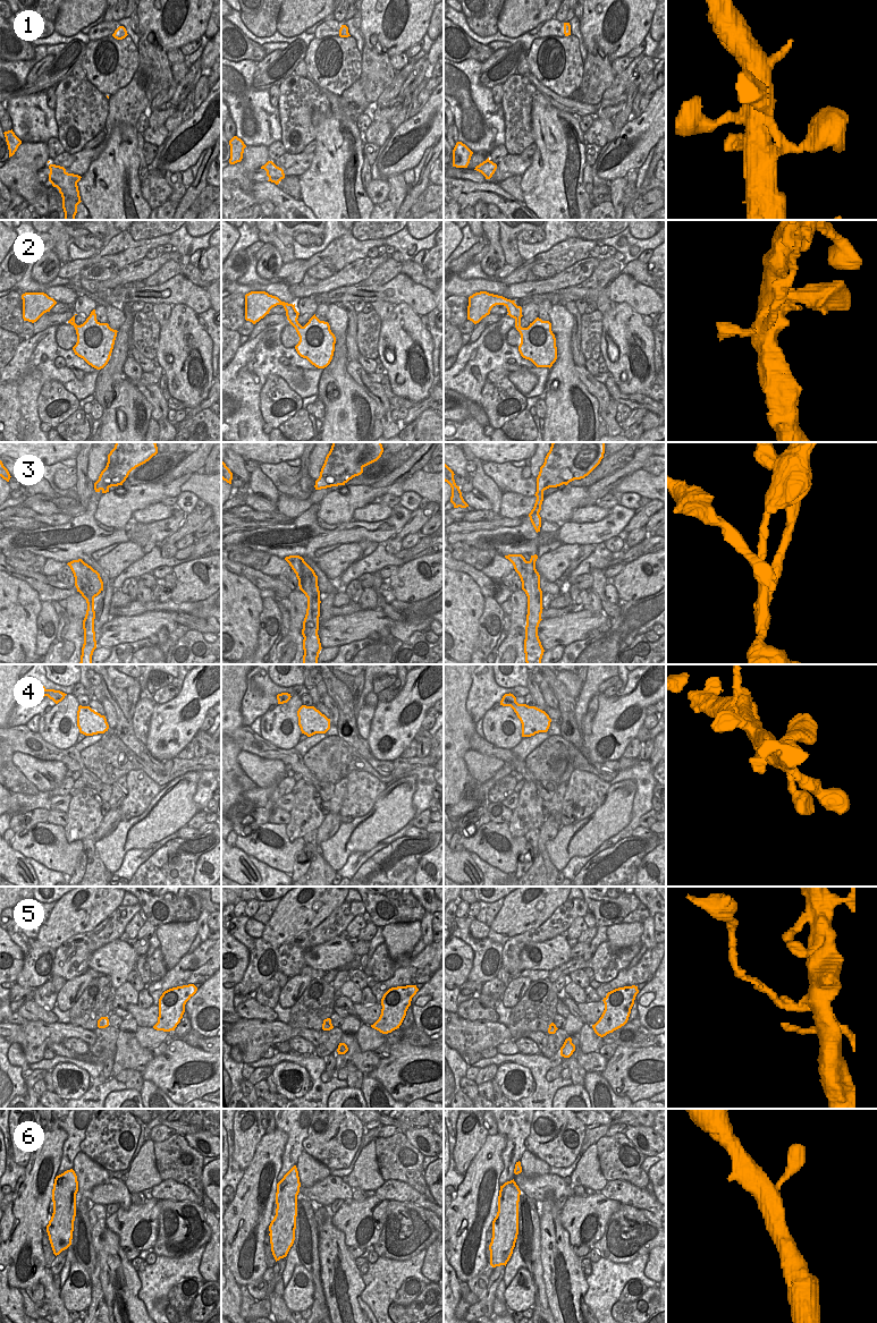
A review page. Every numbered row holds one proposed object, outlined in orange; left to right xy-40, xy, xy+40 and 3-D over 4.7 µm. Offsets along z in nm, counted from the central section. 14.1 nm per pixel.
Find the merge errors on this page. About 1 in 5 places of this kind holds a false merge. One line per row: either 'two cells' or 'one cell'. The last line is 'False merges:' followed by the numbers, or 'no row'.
1: one cell
2: one cell
3: two cells
4: one cell
5: two cells
6: one cell
False merges: 3, 5

